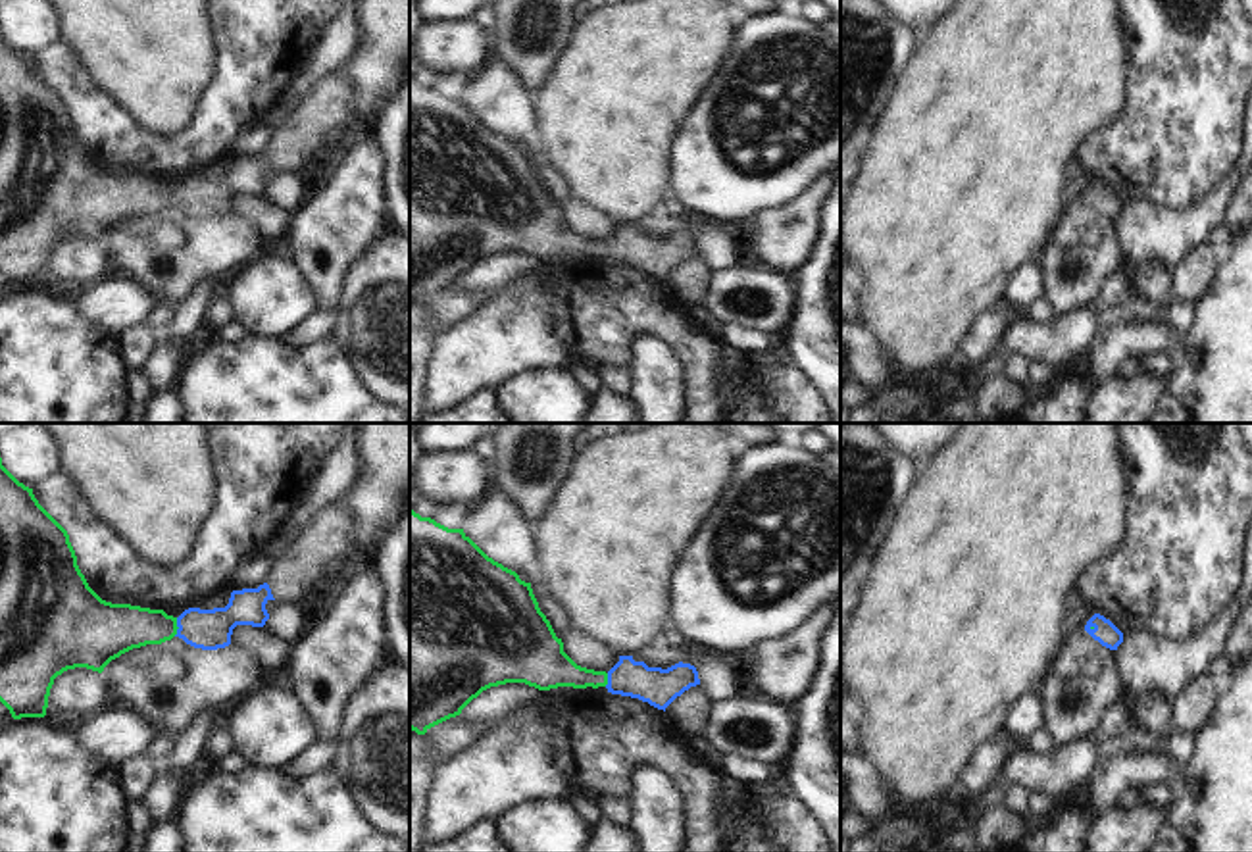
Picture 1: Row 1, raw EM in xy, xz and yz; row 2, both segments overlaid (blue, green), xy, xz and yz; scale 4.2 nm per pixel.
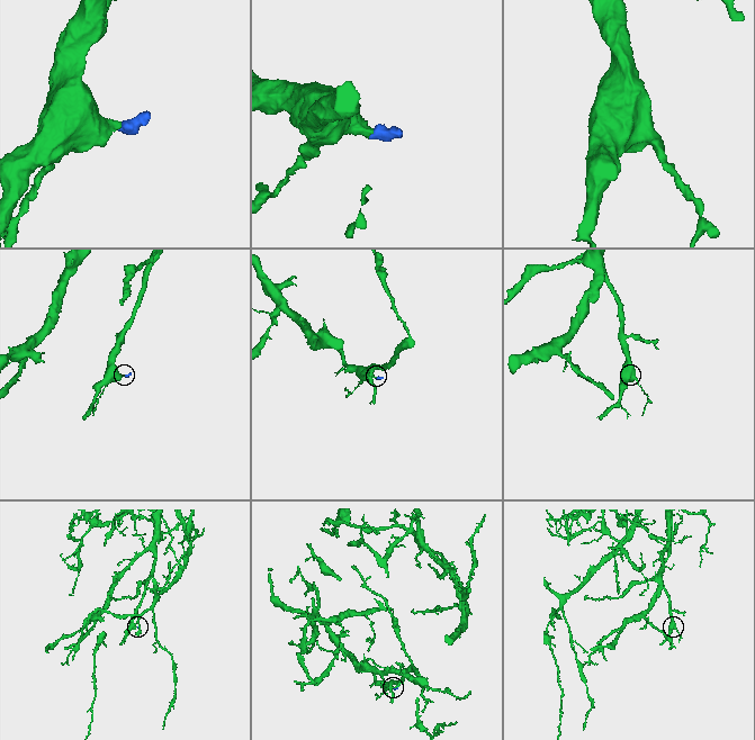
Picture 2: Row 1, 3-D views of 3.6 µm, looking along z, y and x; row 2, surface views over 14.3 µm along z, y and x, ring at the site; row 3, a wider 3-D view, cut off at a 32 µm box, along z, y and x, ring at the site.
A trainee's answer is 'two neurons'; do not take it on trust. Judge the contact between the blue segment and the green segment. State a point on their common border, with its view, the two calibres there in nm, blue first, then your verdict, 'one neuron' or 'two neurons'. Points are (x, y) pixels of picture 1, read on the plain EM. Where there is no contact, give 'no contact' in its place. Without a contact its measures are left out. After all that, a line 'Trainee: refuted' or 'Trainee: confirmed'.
xy (177, 195) | 170/200 nm | one neuron
Trainee: refuted

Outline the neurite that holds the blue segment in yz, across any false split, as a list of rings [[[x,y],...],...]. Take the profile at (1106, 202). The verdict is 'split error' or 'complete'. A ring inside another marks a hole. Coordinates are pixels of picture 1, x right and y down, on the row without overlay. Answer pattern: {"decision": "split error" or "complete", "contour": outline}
{"decision": "complete", "contour": [[[1094,183],[1087,190],[1085,200],[1110,219],[1117,219],[1117,215],[1123,212],[1123,202],[1100,183]]]}

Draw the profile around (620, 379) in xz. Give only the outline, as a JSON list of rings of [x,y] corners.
[[[604,367],[602,371],[598,371],[606,383],[606,387],[633,396],[635,392],[635,373],[633,369],[623,369],[623,367]]]

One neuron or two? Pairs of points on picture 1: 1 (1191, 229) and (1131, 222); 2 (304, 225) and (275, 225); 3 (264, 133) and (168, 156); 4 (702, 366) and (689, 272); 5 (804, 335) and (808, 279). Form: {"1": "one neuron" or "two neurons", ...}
{"1": "one neuron", "2": "two neurons", "3": "two neurons", "4": "two neurons", "5": "one neuron"}

